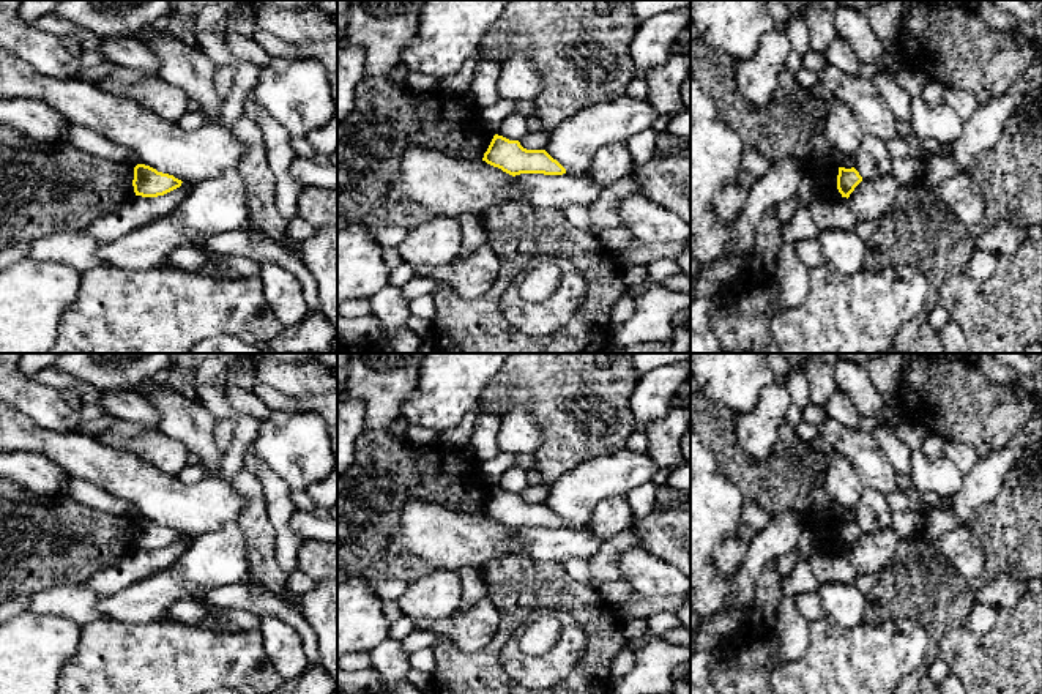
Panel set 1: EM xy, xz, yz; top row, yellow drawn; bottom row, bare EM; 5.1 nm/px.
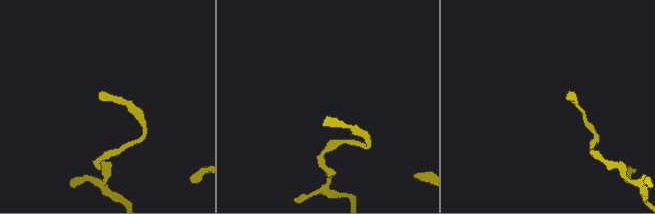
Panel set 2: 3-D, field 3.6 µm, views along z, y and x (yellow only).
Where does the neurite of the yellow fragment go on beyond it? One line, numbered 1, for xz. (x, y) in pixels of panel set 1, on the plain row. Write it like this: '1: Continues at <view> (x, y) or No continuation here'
1: No continuation here

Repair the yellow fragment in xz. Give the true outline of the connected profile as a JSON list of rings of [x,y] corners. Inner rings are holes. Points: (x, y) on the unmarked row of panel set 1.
[[[495,487],[482,514],[515,530],[520,527],[563,528],[566,522],[545,503],[527,503],[519,494]]]

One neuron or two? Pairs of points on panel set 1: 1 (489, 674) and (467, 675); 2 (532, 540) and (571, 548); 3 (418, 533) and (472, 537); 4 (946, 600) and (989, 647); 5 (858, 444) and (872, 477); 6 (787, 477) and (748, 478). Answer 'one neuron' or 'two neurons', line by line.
1: one neuron
2: one neuron
3: one neuron
4: two neurons
5: one neuron
6: one neuron

